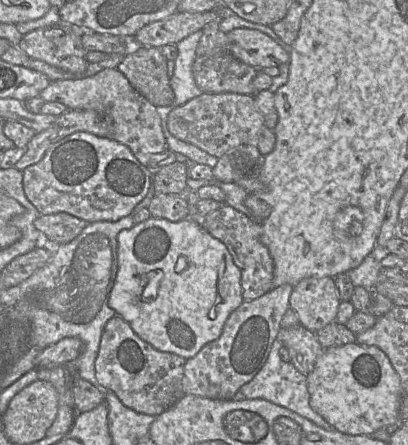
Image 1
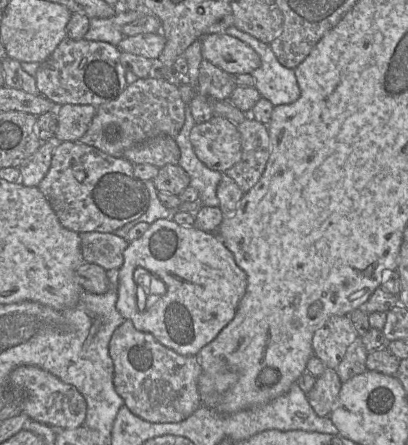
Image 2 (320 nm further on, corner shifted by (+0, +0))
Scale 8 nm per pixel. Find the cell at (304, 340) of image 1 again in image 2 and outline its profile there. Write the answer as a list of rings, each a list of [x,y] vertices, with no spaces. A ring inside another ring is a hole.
[[[326,367],[323,374],[316,378],[307,399],[318,416],[329,417],[337,403],[341,385],[336,370],[332,368]]]

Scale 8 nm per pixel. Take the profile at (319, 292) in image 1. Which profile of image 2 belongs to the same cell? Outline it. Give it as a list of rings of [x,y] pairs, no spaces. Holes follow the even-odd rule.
[[[346,315],[332,316],[313,335],[314,355],[321,359],[326,367],[336,370],[348,347],[357,338],[358,334]]]

